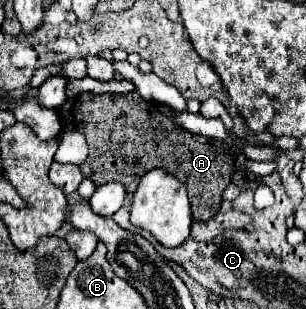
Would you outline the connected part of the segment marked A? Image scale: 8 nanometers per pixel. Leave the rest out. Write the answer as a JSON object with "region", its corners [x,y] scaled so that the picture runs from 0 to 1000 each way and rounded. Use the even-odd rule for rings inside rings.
{"region":[[[275,298],[242,324],[235,395],[242,414],[281,440],[294,479],[288,518],[261,550],[314,602],[340,589],[392,589],[412,621],[431,628],[477,557],[529,544],[562,557],[562,570],[608,602],[627,647],[634,712],[686,712],[719,680],[725,628],[758,583],[758,498],[712,485],[693,466],[693,447],[627,434],[562,382],[523,369],[510,330],[471,324],[451,298]]]}

